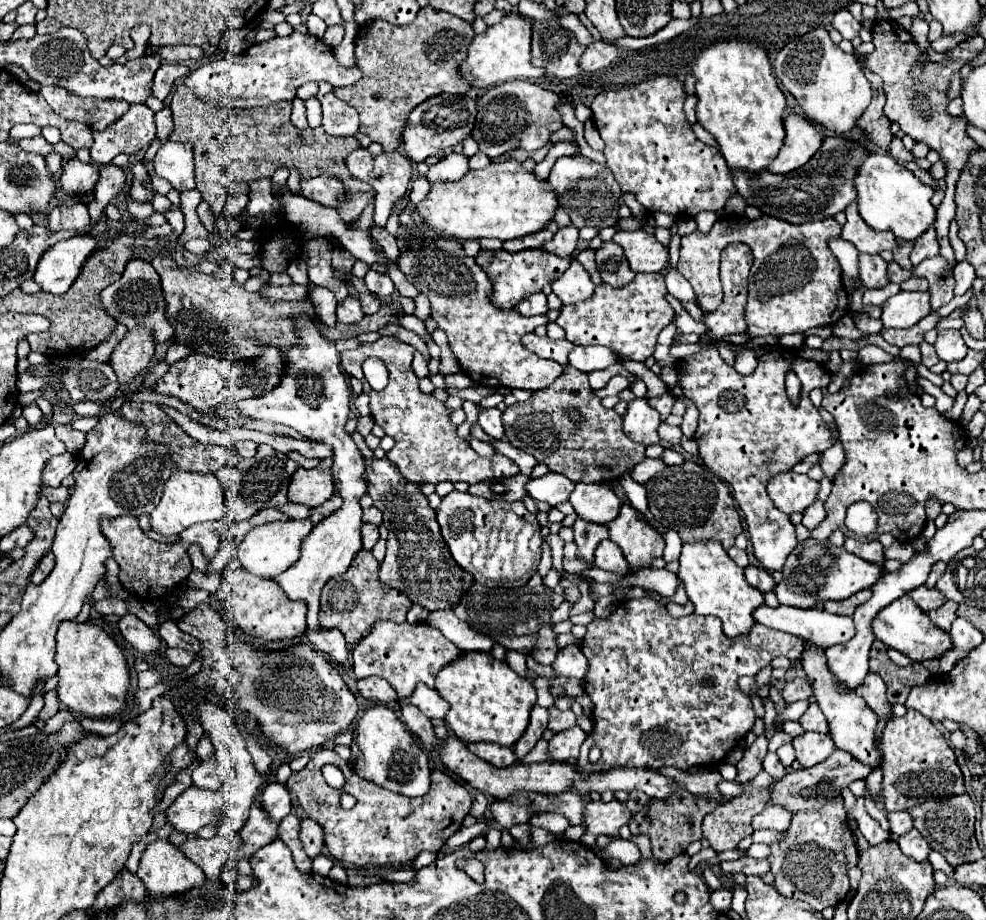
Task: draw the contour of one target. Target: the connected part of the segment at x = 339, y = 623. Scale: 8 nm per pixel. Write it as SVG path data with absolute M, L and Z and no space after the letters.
M362 550L342 576L334 576L334 580L326 582L320 598L322 628L338 628L346 636L348 644L356 644L362 636L366 636L366 632L378 620L394 620L394 622L406 620L406 612L410 610L412 602L396 588L390 588L384 582L380 582L378 568L380 568L380 562L374 560L372 552Z

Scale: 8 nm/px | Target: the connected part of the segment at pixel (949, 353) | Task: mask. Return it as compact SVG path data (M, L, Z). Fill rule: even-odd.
M942 330L938 334L938 340L936 340L934 348L936 348L938 358L944 360L944 362L962 360L968 352L968 346L962 340L962 334L958 330Z

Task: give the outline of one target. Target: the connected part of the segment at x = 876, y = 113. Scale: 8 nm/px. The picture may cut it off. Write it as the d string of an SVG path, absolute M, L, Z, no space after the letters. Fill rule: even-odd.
M866 72L866 78L872 84L872 102L868 104L866 112L862 114L862 118L858 120L858 126L866 132L866 136L882 150L888 150L894 134L890 132L890 122L882 116L882 104L886 102L886 96L882 92L882 80L878 80L878 76L874 76L872 72Z

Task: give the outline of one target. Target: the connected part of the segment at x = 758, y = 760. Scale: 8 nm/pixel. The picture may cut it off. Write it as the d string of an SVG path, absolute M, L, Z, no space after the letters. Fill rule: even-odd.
M768 730L764 736L756 738L756 740L752 742L752 746L744 752L742 760L736 764L736 768L738 768L736 782L746 784L746 782L750 782L750 780L762 770L762 760L764 760L764 756L768 754L768 748L766 748L766 746L768 746L768 740L772 738L774 732L776 732L776 730Z

